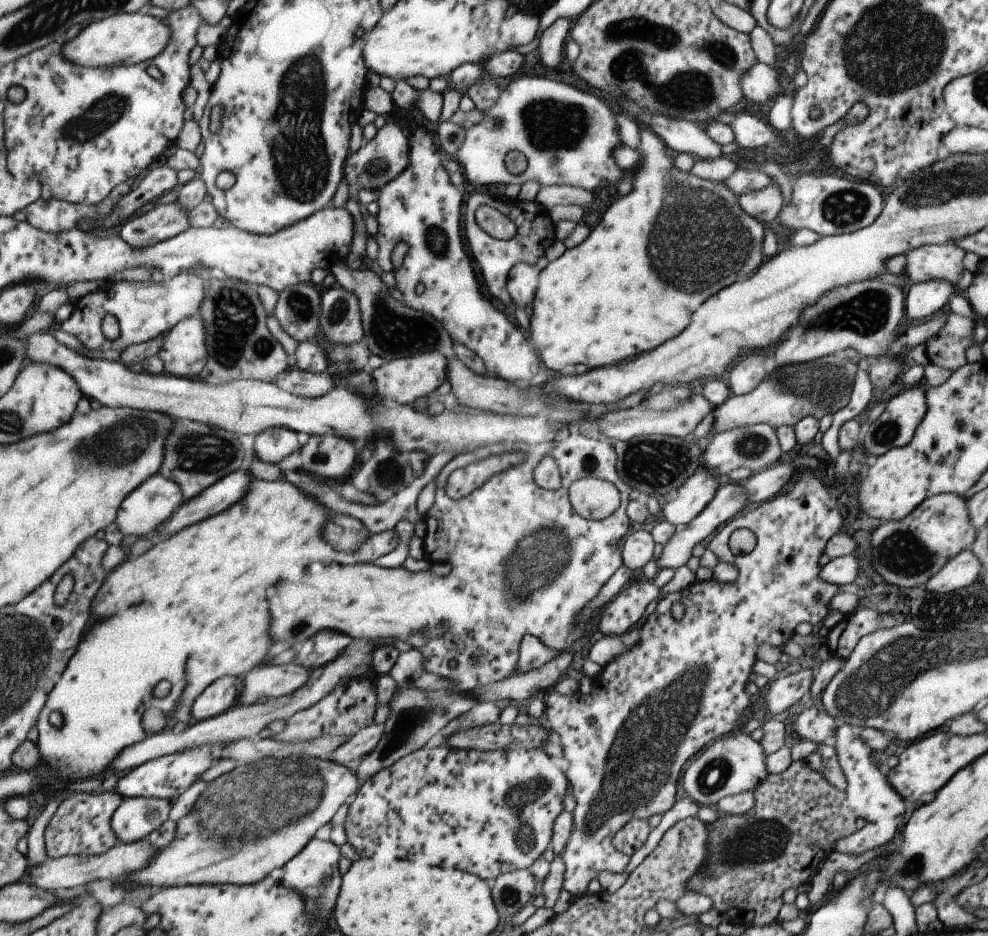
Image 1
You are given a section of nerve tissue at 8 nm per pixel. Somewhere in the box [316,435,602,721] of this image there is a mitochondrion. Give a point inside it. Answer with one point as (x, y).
(545, 548)

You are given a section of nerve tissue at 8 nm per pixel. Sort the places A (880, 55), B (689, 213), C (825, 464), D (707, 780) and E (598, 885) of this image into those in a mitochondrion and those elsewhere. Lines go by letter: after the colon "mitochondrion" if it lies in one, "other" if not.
A: mitochondrion
B: mitochondrion
C: other
D: mitochondrion
E: other

